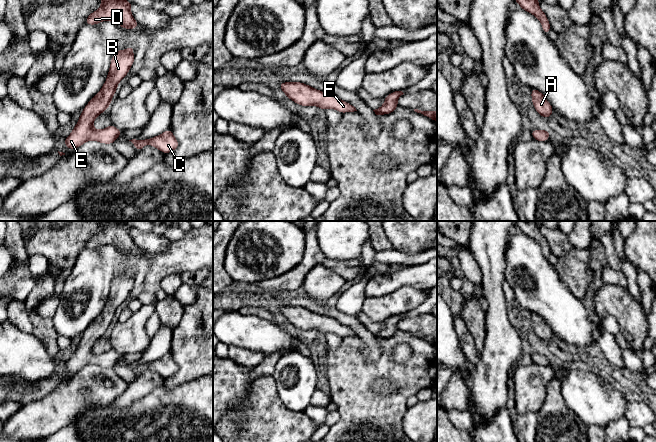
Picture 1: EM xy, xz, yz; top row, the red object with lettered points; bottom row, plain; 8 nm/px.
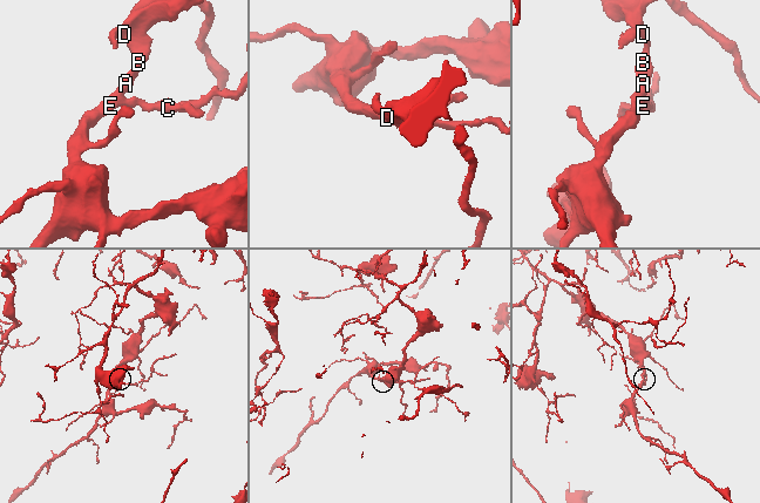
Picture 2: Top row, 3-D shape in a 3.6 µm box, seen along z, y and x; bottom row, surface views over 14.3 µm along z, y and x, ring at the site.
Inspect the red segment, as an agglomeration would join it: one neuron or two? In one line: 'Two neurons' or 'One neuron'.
One neuron

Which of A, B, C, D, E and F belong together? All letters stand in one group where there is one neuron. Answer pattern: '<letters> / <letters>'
A B C D E F

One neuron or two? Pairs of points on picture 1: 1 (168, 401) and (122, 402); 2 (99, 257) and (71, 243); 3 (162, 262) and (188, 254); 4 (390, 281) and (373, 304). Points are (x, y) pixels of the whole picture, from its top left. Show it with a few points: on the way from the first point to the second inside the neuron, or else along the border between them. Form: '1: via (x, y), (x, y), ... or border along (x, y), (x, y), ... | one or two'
1: border along (154, 389), (123, 408), (111, 406) | two
2: border along (85, 247), (70, 269) | two
3: via (168, 262), (182, 255) | one
4: border along (401, 287), (384, 295), (366, 297) | two

